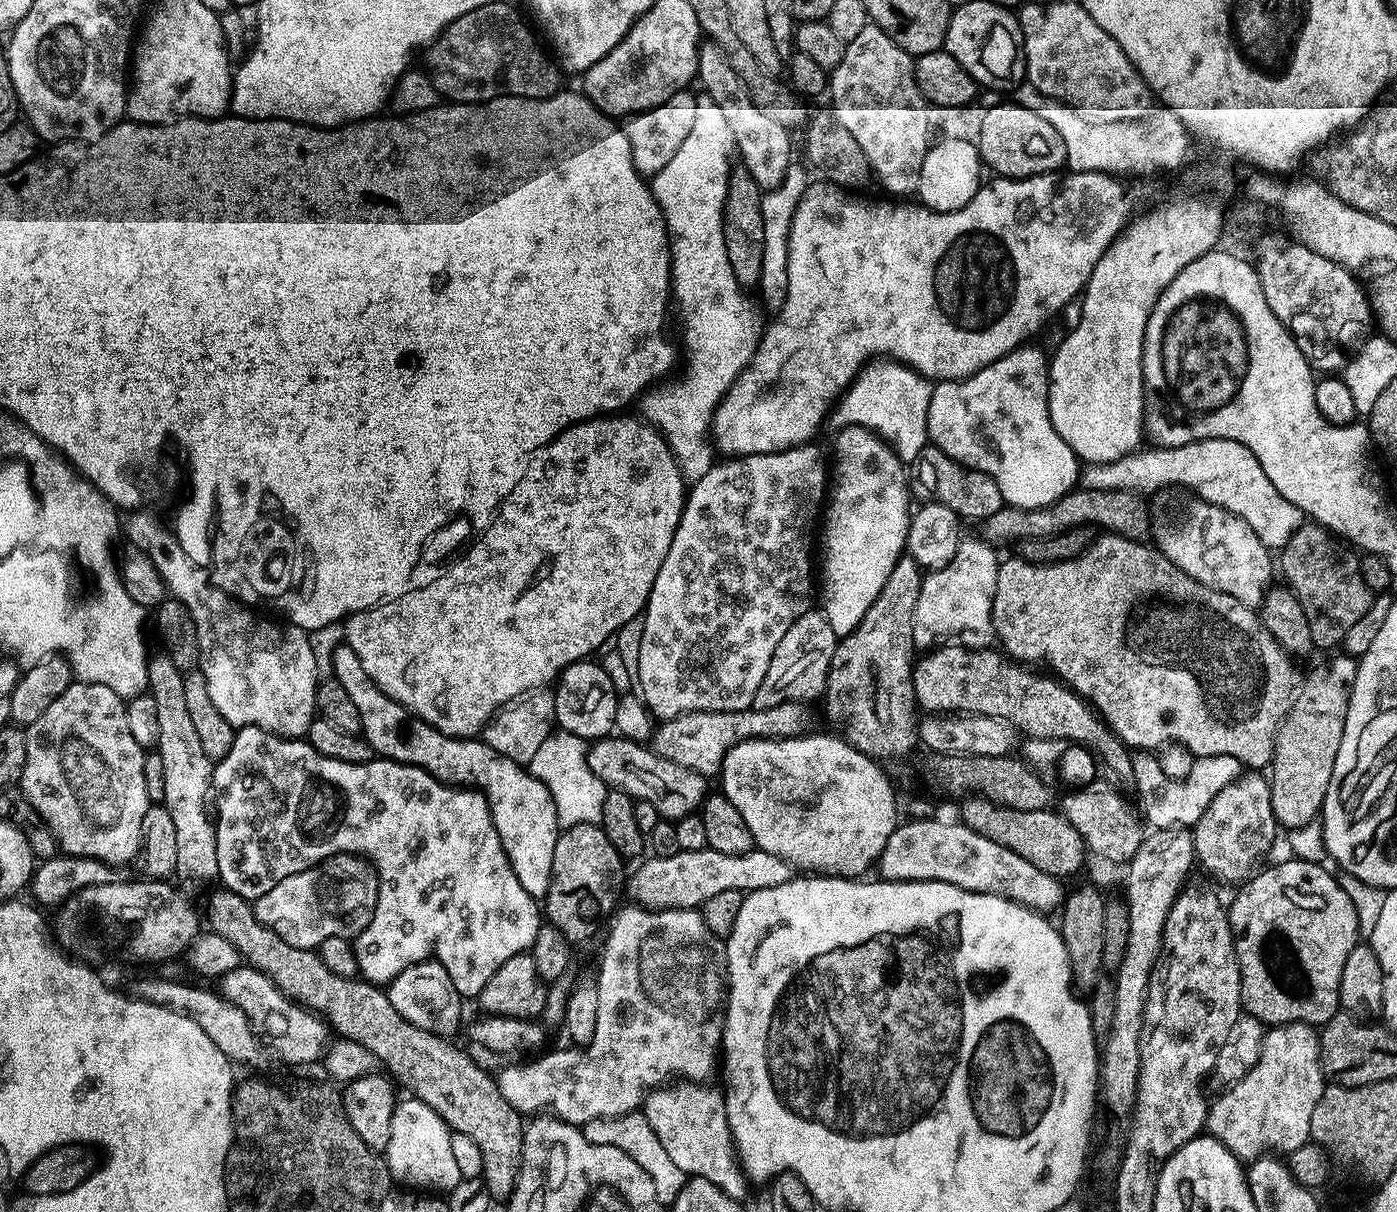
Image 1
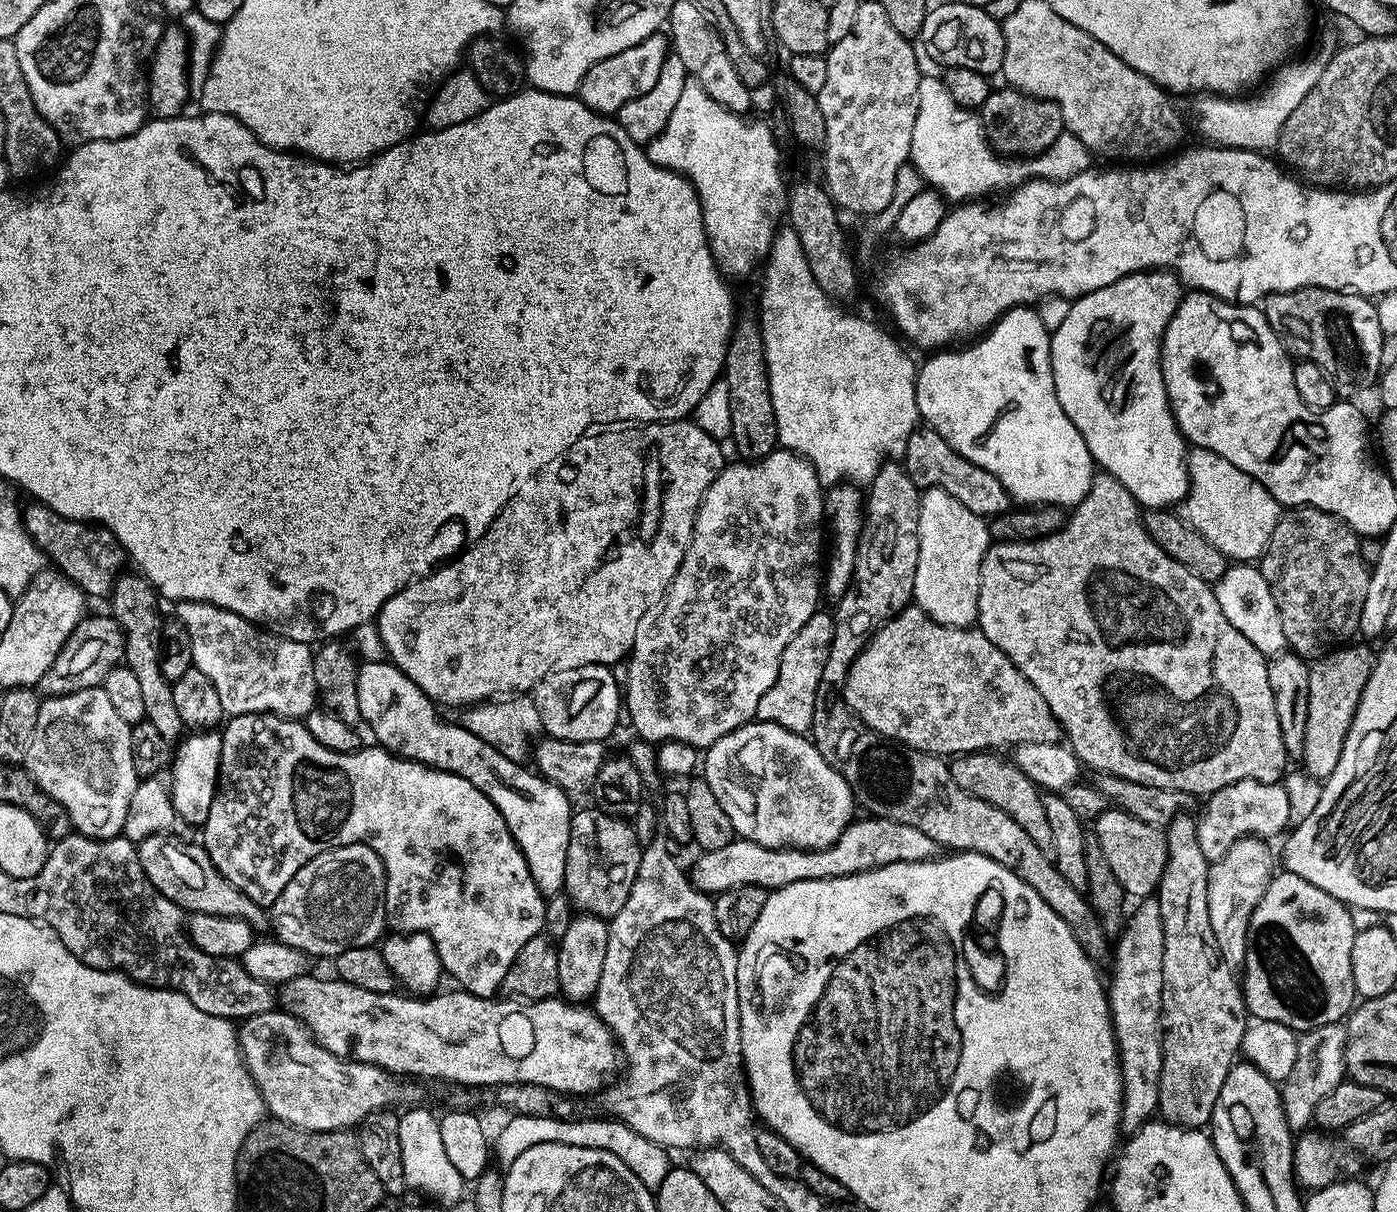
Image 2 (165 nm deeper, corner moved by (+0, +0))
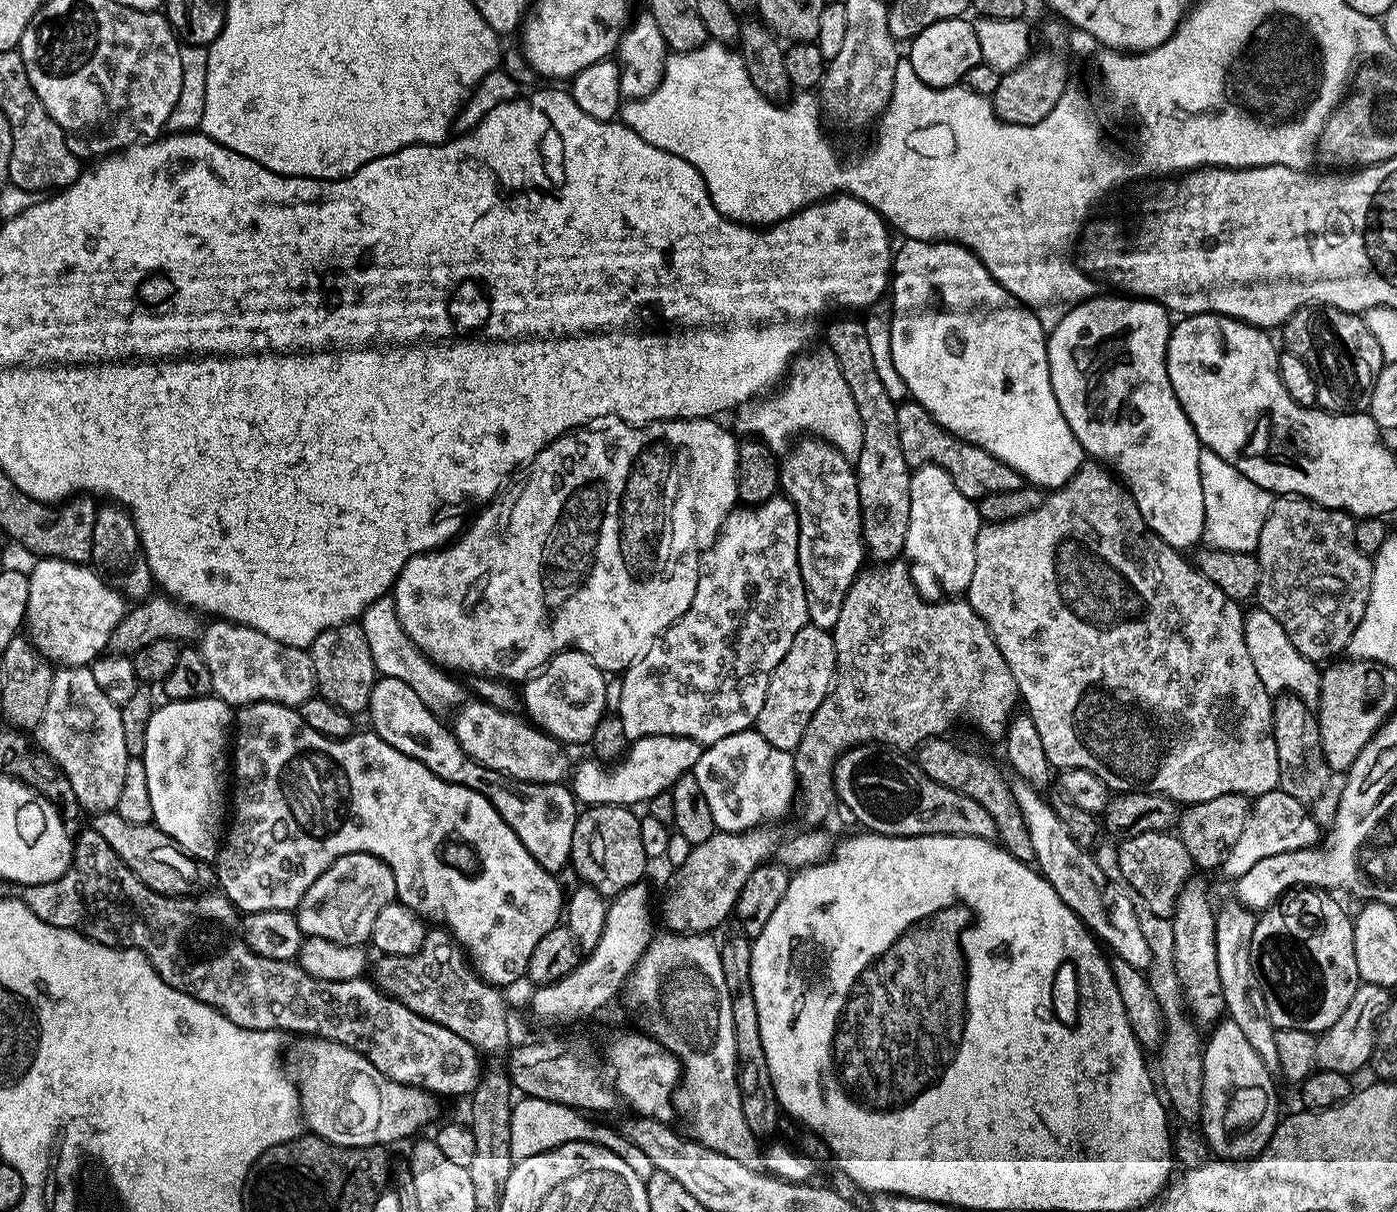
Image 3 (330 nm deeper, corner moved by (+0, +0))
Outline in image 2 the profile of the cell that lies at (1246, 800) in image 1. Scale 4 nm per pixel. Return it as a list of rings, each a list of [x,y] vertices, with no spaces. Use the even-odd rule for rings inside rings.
[[[1245,836],[1234,842],[1222,859],[1215,861],[1208,869],[1208,889],[1206,902],[1210,906],[1210,926],[1218,942],[1220,956],[1233,970],[1243,969],[1248,945],[1250,918],[1266,894],[1266,886],[1272,881],[1272,852],[1263,839]]]

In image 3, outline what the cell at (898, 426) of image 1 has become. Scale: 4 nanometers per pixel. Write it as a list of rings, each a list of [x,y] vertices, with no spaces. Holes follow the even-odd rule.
[[[820,346],[817,352],[811,352],[797,355],[793,359],[782,387],[776,390],[781,392],[773,391],[763,398],[739,405],[734,412],[736,424],[744,434],[751,434],[763,440],[766,447],[777,454],[787,453],[797,437],[807,434],[809,437],[832,444],[842,455],[855,458],[862,446],[862,422],[858,418],[858,406],[854,406],[854,394],[850,394],[850,386],[846,386],[846,378],[842,378],[842,370],[838,370],[838,362],[827,347]]]

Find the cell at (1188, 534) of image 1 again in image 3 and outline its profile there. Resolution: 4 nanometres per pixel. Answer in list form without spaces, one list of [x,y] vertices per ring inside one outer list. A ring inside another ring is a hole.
[[[1253,608],[1253,612],[1245,615],[1244,633],[1246,650],[1250,650],[1250,659],[1254,661],[1254,670],[1258,670],[1258,678],[1262,678],[1262,686],[1266,686],[1266,690],[1273,694],[1297,696],[1306,705],[1319,705],[1321,669],[1294,650],[1294,642],[1286,638],[1286,630],[1282,630],[1282,626],[1278,626],[1276,619],[1270,618],[1264,608]]]

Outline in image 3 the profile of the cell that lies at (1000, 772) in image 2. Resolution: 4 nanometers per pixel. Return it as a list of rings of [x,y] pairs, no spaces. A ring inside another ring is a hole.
[[[933,738],[925,740],[919,748],[915,749],[914,759],[924,773],[934,782],[962,794],[966,798],[974,798],[982,810],[994,820],[998,830],[1002,847],[1014,858],[1018,858],[1023,864],[1032,864],[1035,861],[1034,846],[1030,842],[1030,830],[1026,830],[1026,822],[1022,818],[1022,810],[1018,802],[1012,797],[1009,781],[1004,781],[1004,776],[988,760],[975,756],[972,752],[963,752],[955,748],[948,738]]]

